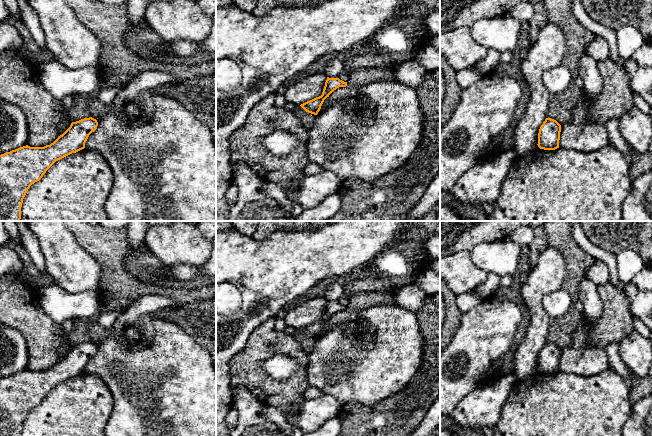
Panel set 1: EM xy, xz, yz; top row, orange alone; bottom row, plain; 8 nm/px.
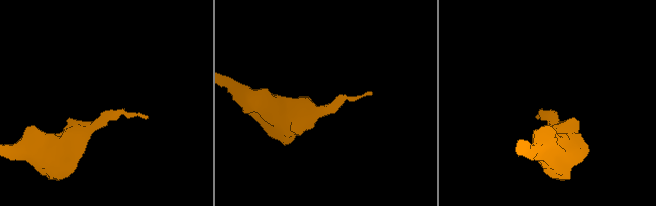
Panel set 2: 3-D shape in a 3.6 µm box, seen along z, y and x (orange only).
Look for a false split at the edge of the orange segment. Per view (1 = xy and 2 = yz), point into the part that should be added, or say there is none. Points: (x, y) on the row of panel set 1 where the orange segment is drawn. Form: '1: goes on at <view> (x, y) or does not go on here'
1: does not go on here
2: does not go on here

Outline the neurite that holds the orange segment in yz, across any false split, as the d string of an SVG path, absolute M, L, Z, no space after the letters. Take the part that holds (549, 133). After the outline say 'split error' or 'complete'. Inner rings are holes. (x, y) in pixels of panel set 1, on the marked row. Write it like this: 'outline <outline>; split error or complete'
outline M546 118L538 133L538 147L544 150L559 148L561 125L554 119Z; complete

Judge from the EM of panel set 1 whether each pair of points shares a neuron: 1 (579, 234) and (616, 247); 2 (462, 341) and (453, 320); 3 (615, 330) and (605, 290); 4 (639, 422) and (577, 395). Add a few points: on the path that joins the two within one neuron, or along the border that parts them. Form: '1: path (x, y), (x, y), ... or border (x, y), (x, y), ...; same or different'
1: border (583, 231), (592, 243), (606, 251); different
2: border (462, 313), (460, 324), (450, 341); different
3: path (615, 320), (615, 303), (613, 300); same
4: border (632, 404), (628, 418), (623, 425); different

